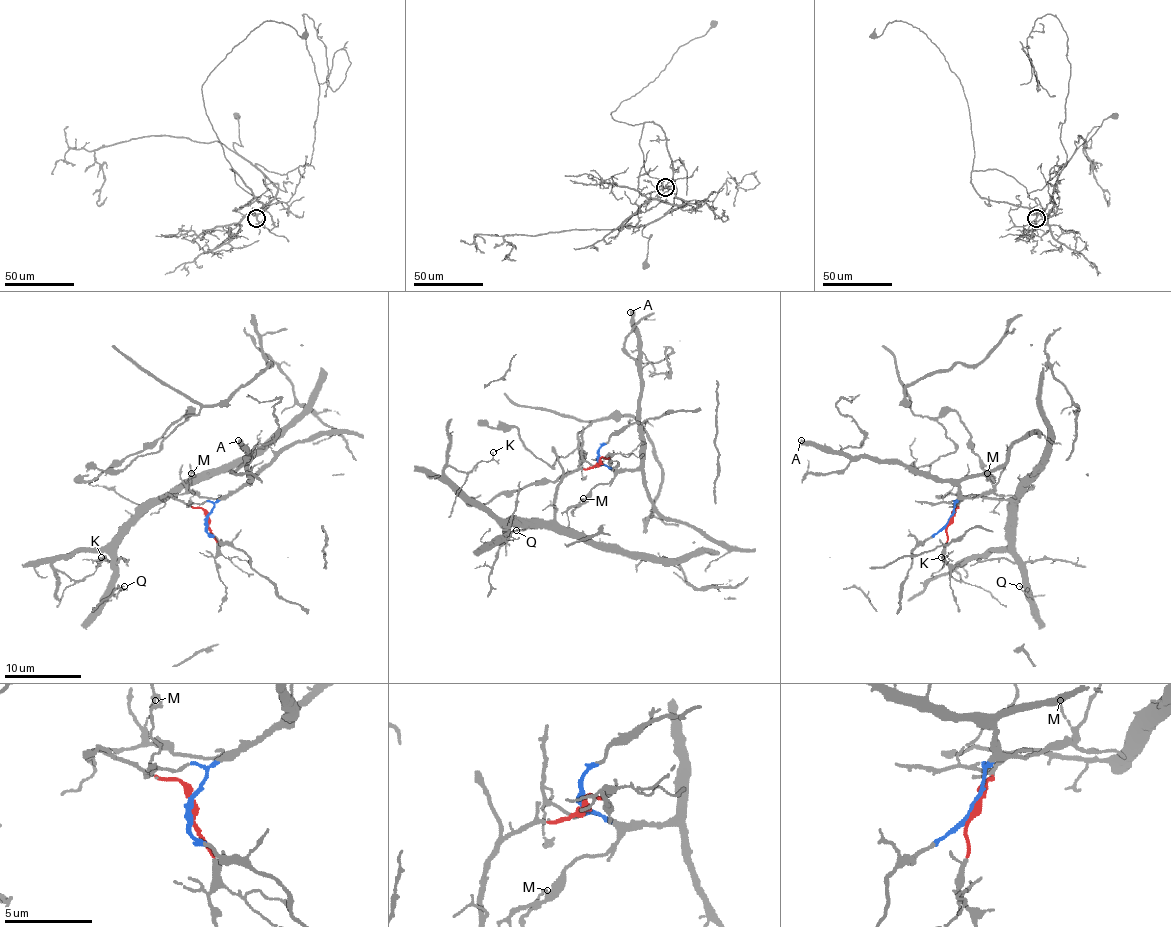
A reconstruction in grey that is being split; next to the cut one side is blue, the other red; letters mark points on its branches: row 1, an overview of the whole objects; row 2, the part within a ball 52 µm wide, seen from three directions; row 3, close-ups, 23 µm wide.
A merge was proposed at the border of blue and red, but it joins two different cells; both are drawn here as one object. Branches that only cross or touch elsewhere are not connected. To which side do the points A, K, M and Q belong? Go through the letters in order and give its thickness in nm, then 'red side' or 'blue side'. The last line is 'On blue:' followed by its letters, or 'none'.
A: calibre 440 nm; blue side
K: calibre 70 nm; red side
M: calibre 90 nm; blue side
Q: calibre 100 nm; red side
On blue: A, M

